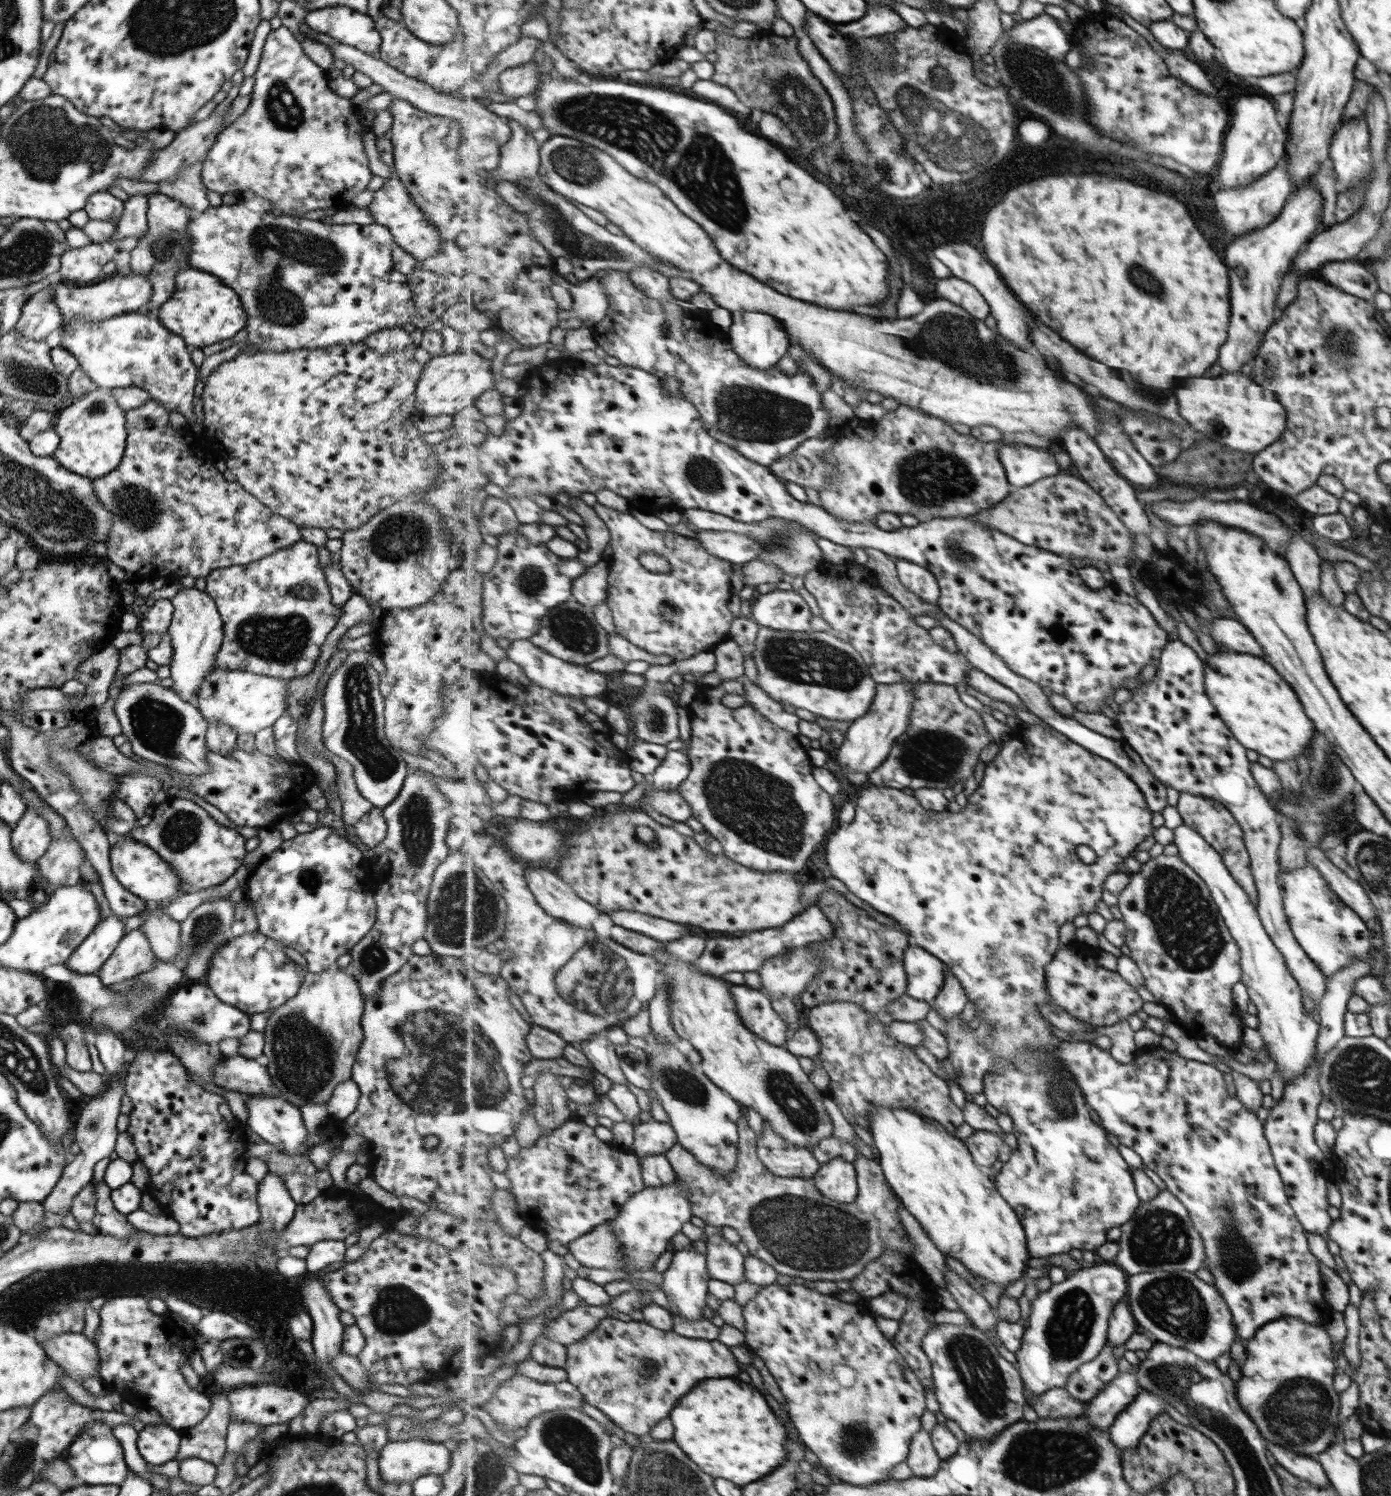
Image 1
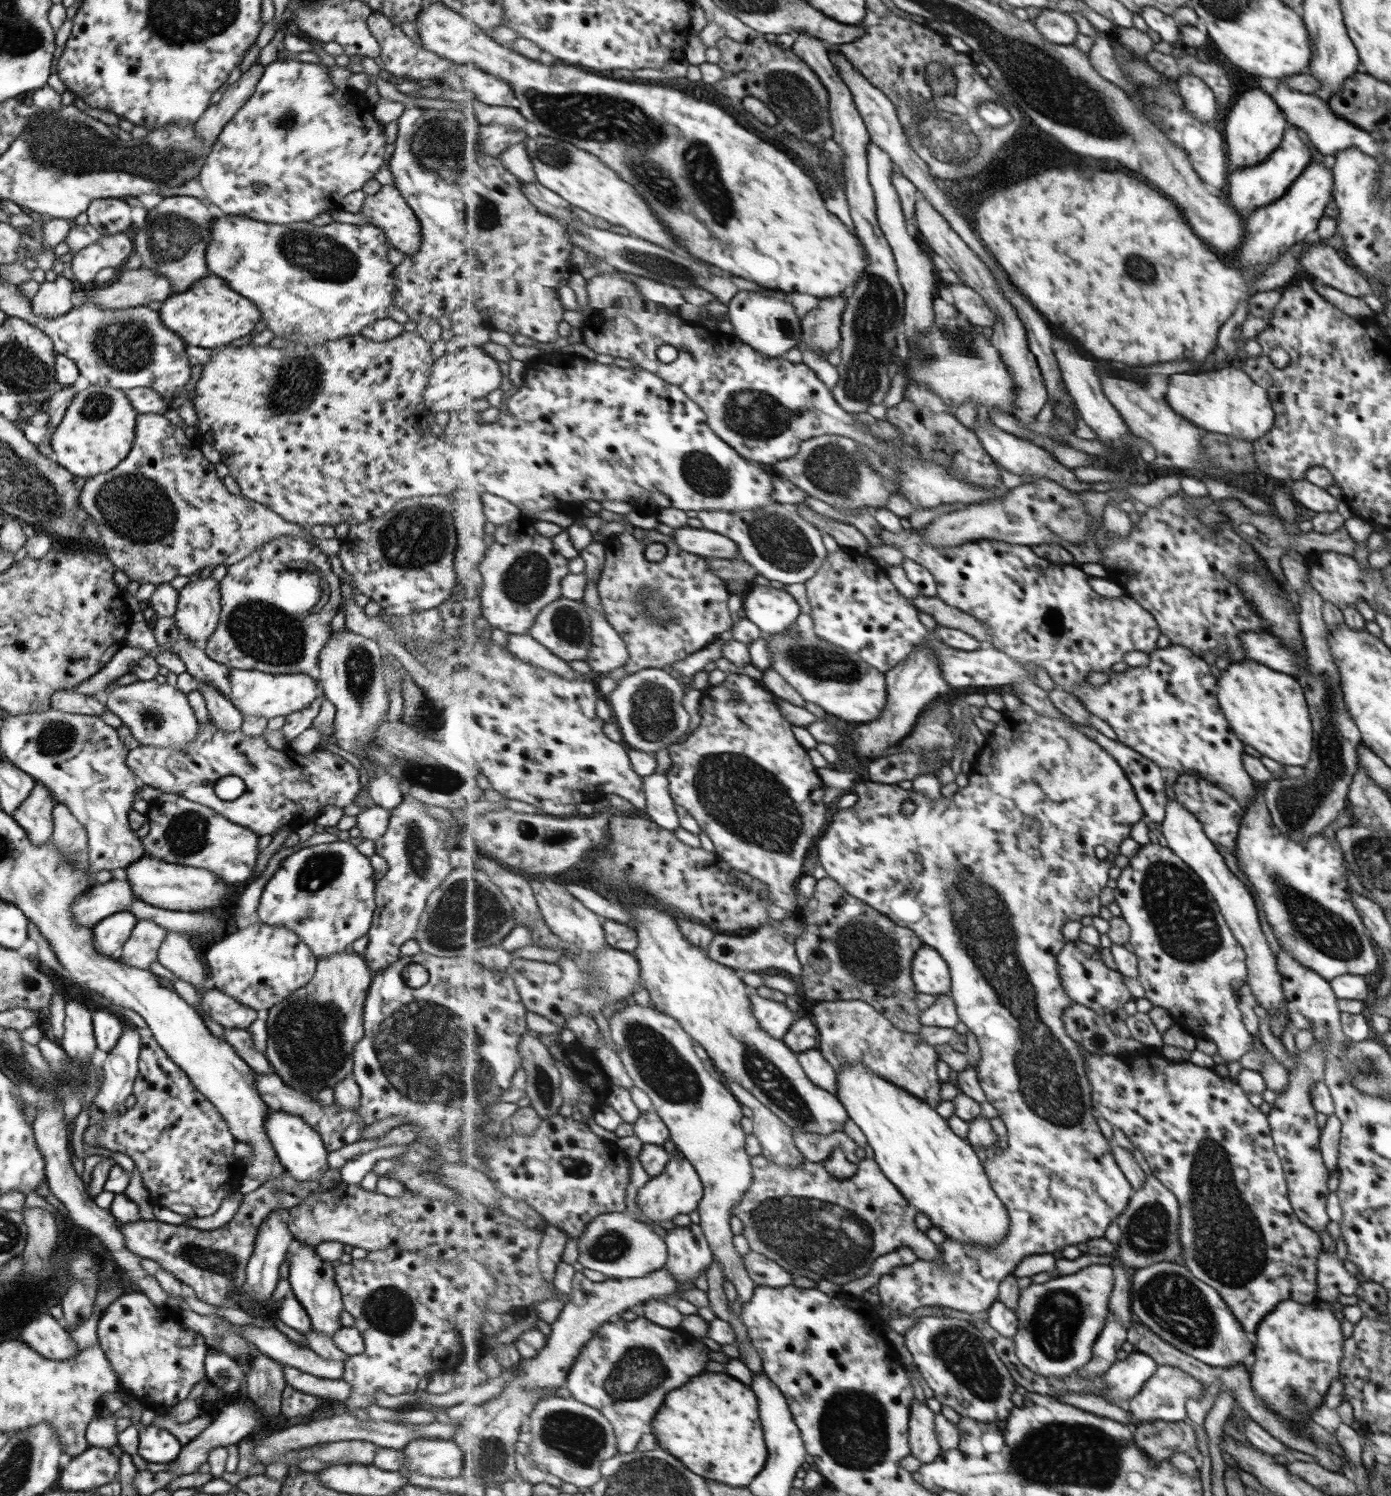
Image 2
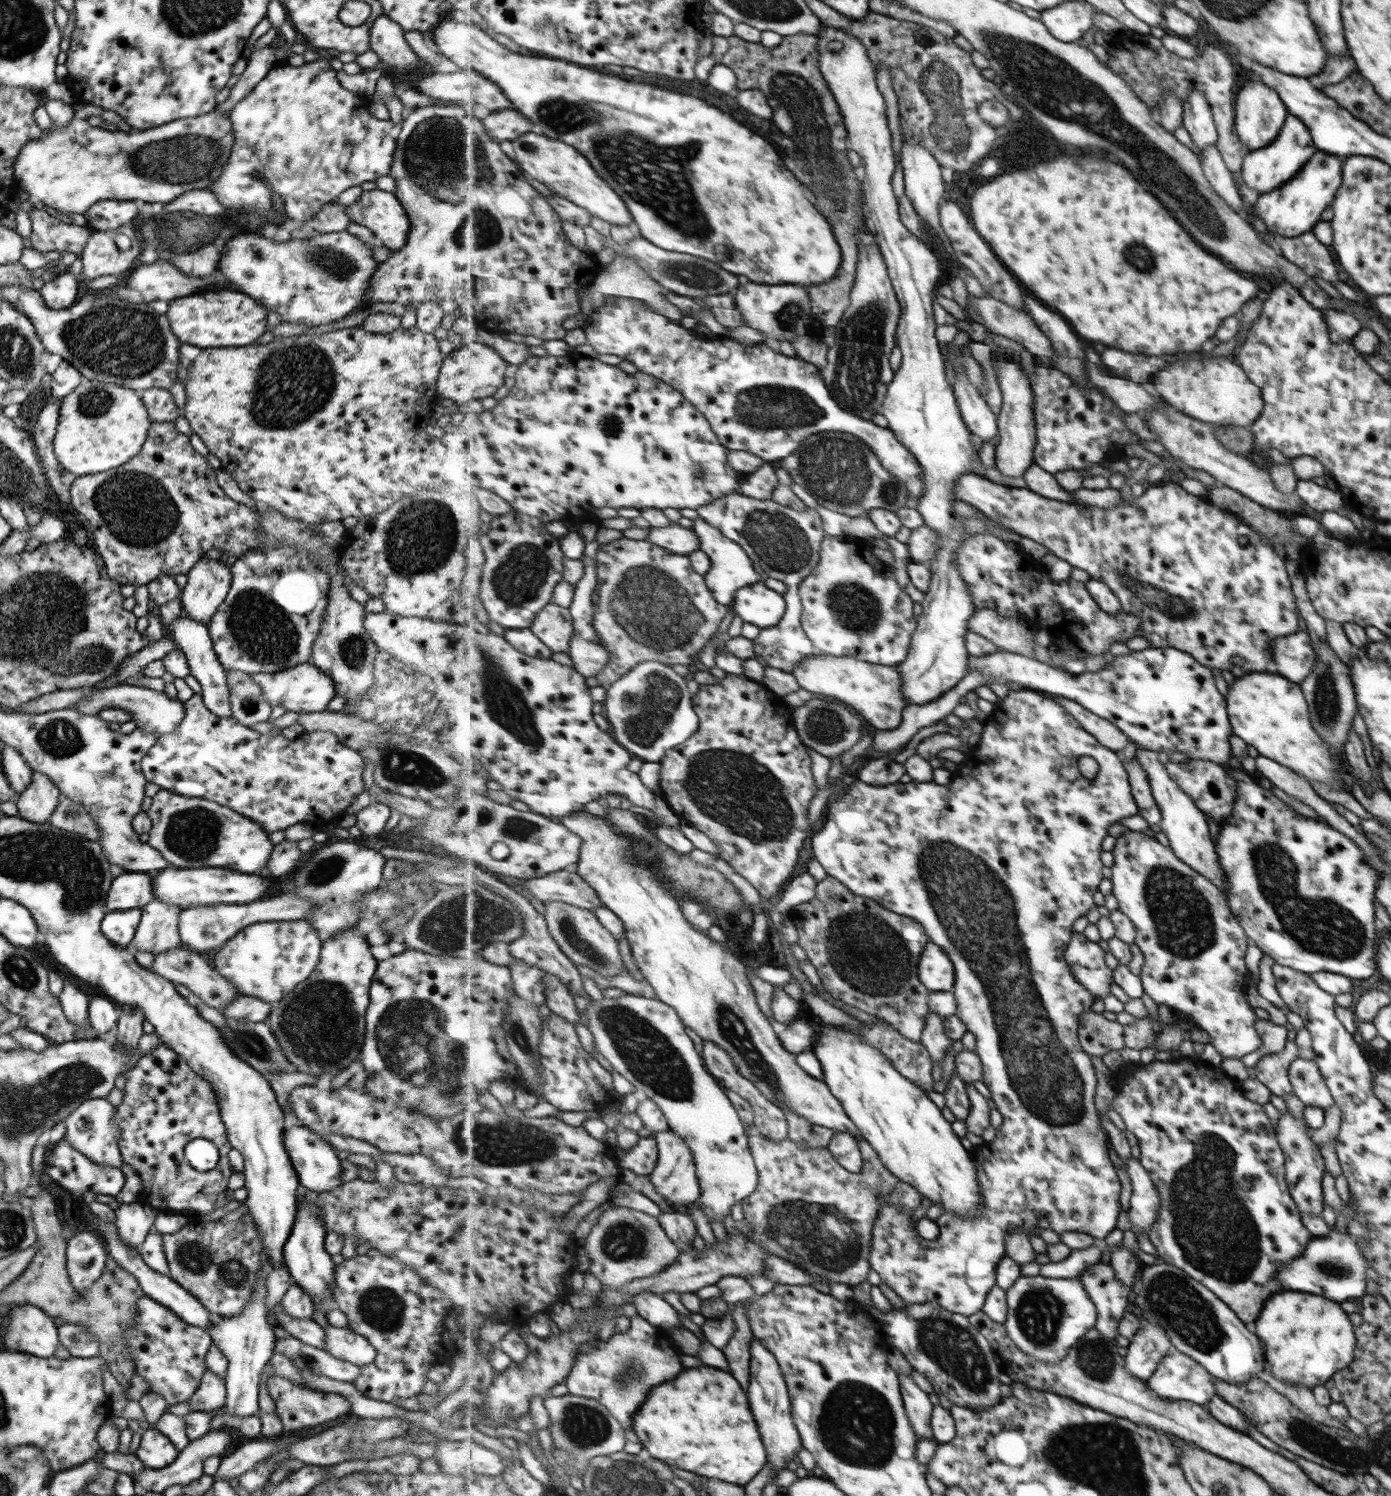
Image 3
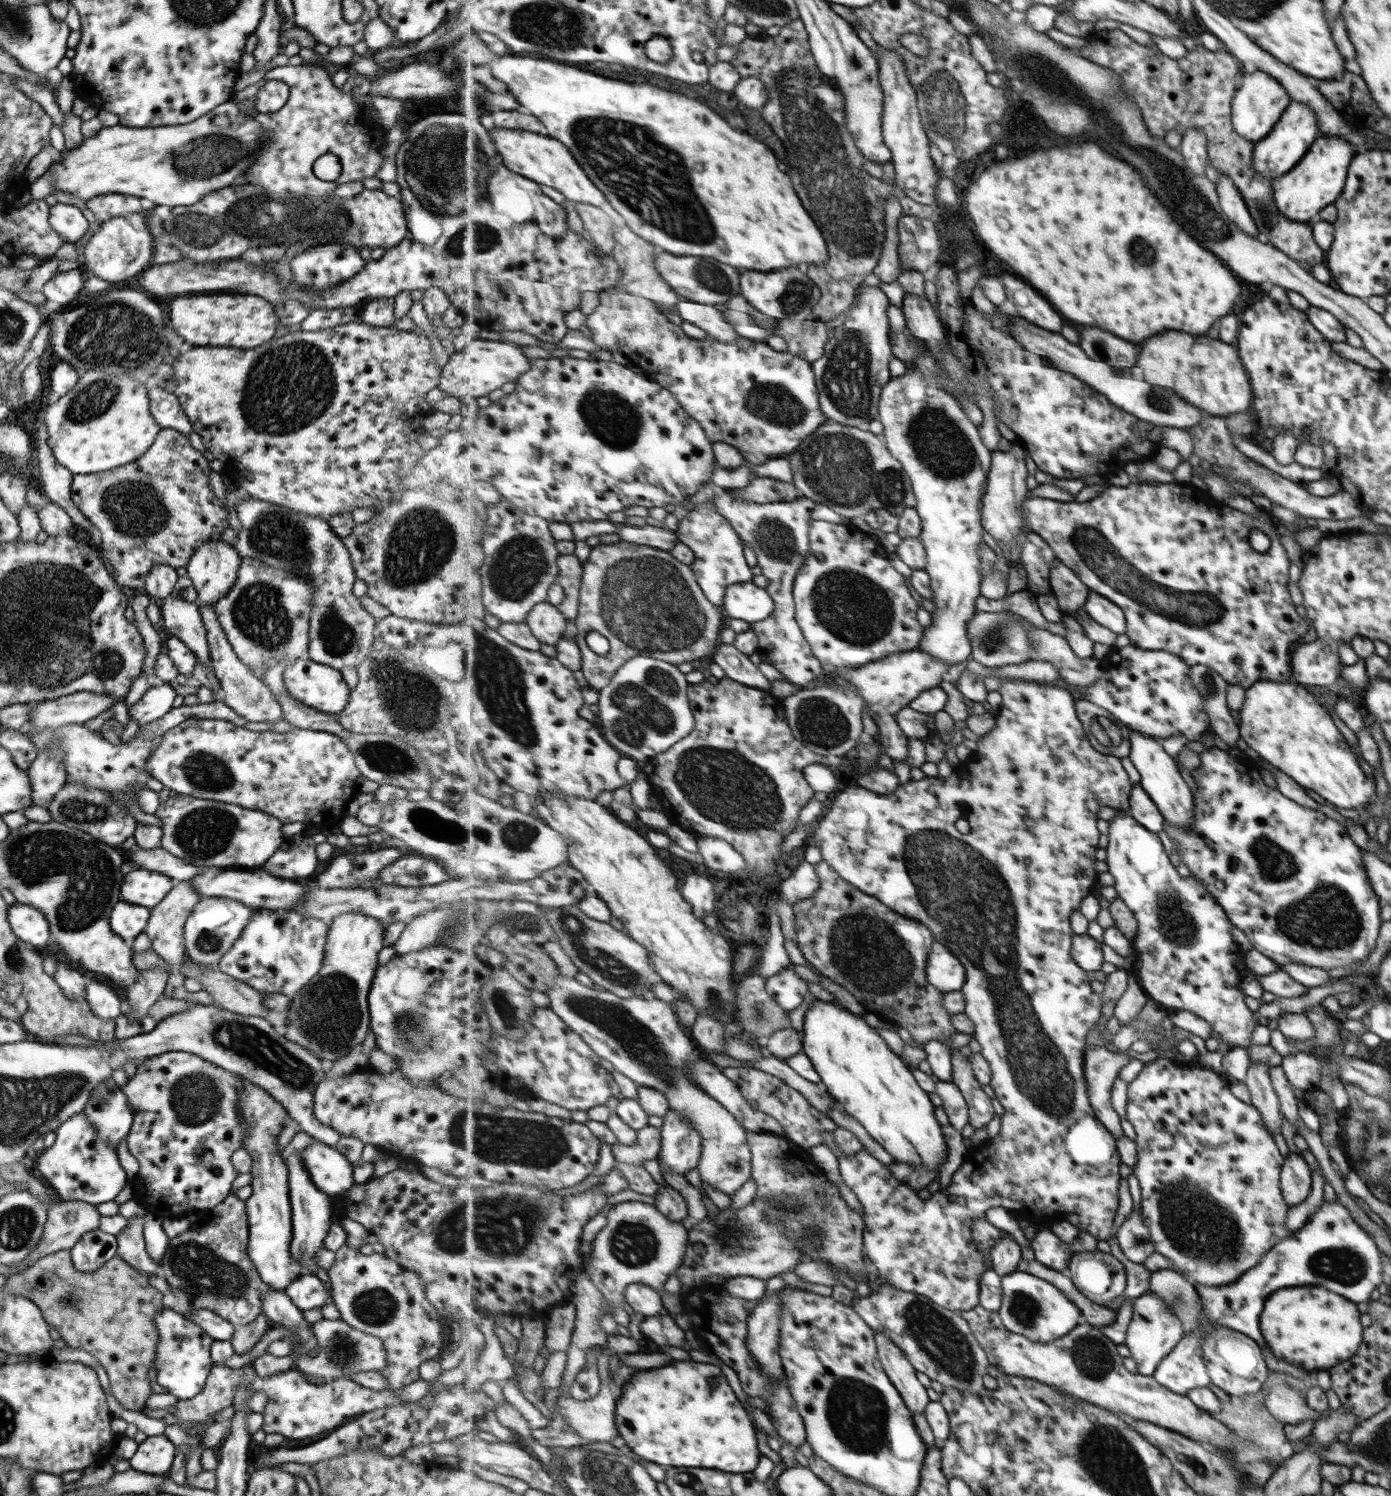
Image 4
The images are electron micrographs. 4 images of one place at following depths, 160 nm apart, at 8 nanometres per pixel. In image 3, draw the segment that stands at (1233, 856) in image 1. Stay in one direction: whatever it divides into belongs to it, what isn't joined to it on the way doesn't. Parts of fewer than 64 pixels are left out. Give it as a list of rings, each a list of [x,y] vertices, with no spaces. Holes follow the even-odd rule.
[[[1189,759],[1177,764],[1169,761],[1166,769],[1176,784],[1196,803],[1197,809],[1209,815],[1216,825],[1221,825],[1225,817],[1229,817],[1235,800],[1236,782],[1231,775],[1224,772],[1222,767],[1209,761]]]

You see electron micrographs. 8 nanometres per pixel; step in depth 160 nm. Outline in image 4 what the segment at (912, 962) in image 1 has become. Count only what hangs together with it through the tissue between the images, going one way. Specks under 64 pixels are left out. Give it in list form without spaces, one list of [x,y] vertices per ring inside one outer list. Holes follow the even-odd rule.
[[[933,944],[927,967],[928,981],[943,992],[962,990],[968,980],[967,968],[957,960],[947,946]]]

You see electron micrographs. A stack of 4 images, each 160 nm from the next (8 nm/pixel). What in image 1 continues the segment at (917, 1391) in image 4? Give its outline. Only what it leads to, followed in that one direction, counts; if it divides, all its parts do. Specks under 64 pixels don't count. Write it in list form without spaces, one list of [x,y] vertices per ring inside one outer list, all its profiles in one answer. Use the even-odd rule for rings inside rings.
[[[922,1428],[913,1438],[907,1461],[914,1476],[929,1478],[938,1473],[943,1460],[933,1445],[932,1434],[929,1433],[929,1430]]]

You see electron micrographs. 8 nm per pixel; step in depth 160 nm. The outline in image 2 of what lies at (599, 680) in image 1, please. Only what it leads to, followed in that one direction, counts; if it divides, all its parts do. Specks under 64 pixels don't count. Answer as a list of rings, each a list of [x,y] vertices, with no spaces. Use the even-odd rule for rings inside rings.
[[[508,634],[503,639],[507,642],[510,652],[521,660],[528,661],[529,664],[537,665],[539,668],[547,668],[551,673],[565,677],[565,680],[573,680],[573,677],[577,677],[578,673],[566,660],[553,654],[536,637],[530,634]]]

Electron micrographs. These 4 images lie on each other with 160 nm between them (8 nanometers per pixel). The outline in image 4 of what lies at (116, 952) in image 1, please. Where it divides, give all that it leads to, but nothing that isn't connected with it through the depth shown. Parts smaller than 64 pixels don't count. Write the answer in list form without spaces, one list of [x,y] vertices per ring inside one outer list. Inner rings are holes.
[[[188,881],[175,882],[171,890],[153,908],[149,909],[149,918],[147,919],[144,932],[145,936],[148,936],[151,941],[150,950],[153,954],[157,954],[161,960],[165,961],[165,964],[170,966],[162,996],[173,999],[186,999],[197,1004],[213,1005],[213,999],[204,990],[190,993],[183,988],[183,980],[185,978],[179,970],[181,962],[186,959],[182,928],[187,915],[199,899],[201,899],[200,894],[194,891]]]

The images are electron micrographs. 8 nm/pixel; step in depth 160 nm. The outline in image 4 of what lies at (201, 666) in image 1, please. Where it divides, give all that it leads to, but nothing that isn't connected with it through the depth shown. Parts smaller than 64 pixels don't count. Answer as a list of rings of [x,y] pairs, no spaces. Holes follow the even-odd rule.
[[[220,535],[202,542],[189,557],[186,577],[194,588],[194,602],[198,607],[213,605],[236,579],[240,556],[233,545],[223,543]]]

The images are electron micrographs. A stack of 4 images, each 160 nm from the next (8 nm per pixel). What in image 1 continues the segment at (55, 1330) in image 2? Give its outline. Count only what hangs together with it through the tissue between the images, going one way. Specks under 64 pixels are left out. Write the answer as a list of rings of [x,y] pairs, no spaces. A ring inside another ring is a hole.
[[[81,1333],[54,1334],[42,1342],[44,1353],[73,1380],[98,1377],[100,1358],[92,1340]]]

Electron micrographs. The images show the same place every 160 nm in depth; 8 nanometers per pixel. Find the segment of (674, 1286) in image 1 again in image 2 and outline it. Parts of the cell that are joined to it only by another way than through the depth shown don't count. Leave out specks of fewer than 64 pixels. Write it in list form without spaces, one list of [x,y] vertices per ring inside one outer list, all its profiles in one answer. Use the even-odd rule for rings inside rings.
[[[700,1224],[675,1227],[667,1232],[664,1240],[668,1246],[669,1258],[664,1268],[677,1279],[681,1292],[695,1288],[701,1272],[708,1270],[714,1263],[706,1235]]]

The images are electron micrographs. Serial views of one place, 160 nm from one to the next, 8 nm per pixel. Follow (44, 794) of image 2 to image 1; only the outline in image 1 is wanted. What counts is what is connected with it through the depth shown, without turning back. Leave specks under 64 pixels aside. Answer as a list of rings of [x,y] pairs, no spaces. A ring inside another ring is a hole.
[[[25,808],[23,815],[10,832],[10,845],[13,852],[25,862],[36,862],[45,852],[51,841],[49,825],[45,817]]]

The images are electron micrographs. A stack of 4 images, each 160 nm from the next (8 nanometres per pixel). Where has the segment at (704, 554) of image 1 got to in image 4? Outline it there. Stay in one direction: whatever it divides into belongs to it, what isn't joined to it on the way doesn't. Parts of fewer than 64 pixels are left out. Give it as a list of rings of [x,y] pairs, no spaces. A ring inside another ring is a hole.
[[[619,540],[608,545],[597,545],[588,558],[589,562],[584,564],[579,614],[572,624],[584,656],[582,673],[590,688],[597,692],[605,689],[617,675],[619,668],[631,658],[642,654],[677,665],[705,656],[713,657],[717,652],[721,646],[721,632],[725,632],[729,617],[726,612],[721,612],[721,607],[717,608],[718,604],[711,604],[709,598],[705,598],[701,586],[697,584],[695,572],[673,556],[672,552]],[[593,630],[608,639],[610,649],[605,655],[599,656],[587,644],[587,636]]]

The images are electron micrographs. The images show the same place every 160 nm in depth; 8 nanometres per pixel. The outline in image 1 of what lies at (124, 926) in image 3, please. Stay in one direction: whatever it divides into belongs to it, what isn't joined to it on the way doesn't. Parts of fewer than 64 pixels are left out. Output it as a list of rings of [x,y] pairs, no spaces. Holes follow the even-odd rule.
[[[114,915],[101,919],[68,957],[65,966],[79,974],[92,974],[105,963],[123,933],[124,920]]]

